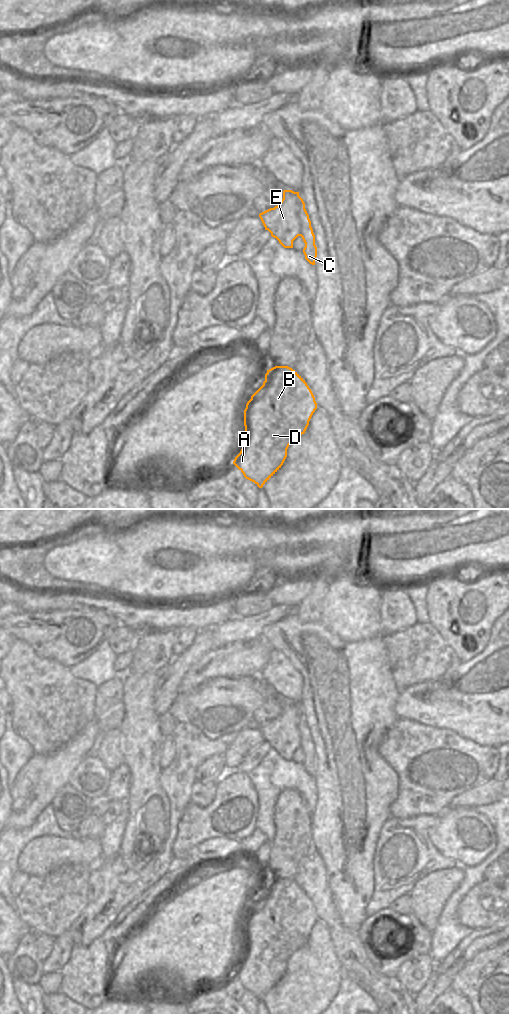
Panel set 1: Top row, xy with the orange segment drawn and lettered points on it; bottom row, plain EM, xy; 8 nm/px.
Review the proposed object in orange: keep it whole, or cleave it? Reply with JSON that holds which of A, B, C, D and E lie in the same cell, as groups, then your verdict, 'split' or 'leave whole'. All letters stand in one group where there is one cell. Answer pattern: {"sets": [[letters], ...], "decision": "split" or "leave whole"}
{"sets": [["A", "B", "D", "E"], ["C"]], "decision": "split"}

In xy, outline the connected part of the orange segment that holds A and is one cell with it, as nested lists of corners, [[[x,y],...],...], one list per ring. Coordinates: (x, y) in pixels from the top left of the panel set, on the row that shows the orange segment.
[[[275,366],[265,374],[263,385],[251,396],[244,410],[245,443],[233,464],[259,488],[281,468],[289,445],[305,433],[317,409],[305,380],[288,366]]]

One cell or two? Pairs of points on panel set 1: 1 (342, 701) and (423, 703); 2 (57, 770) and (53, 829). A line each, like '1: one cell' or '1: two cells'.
1: two cells
2: two cells

